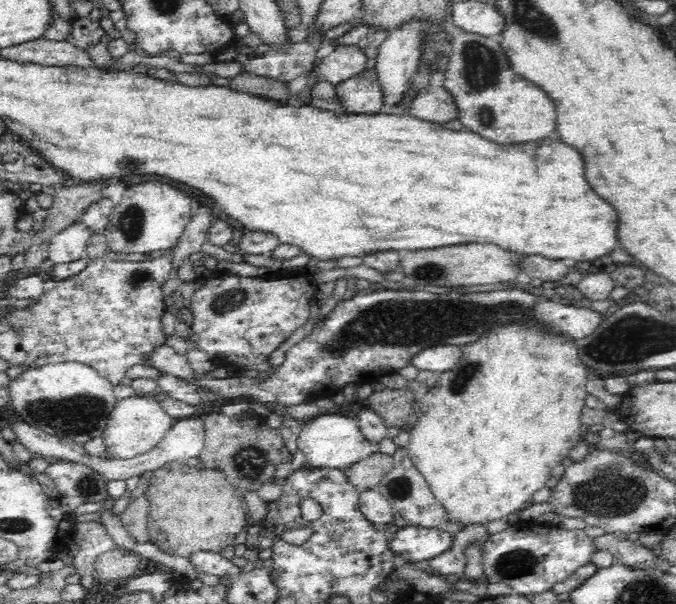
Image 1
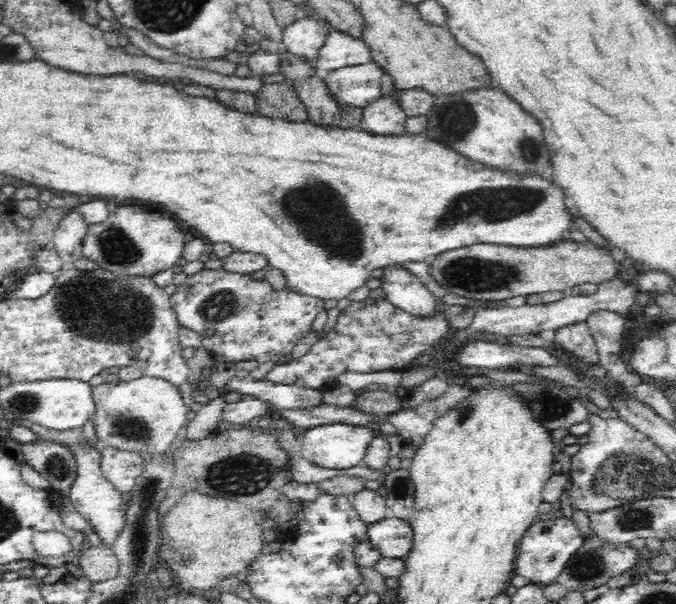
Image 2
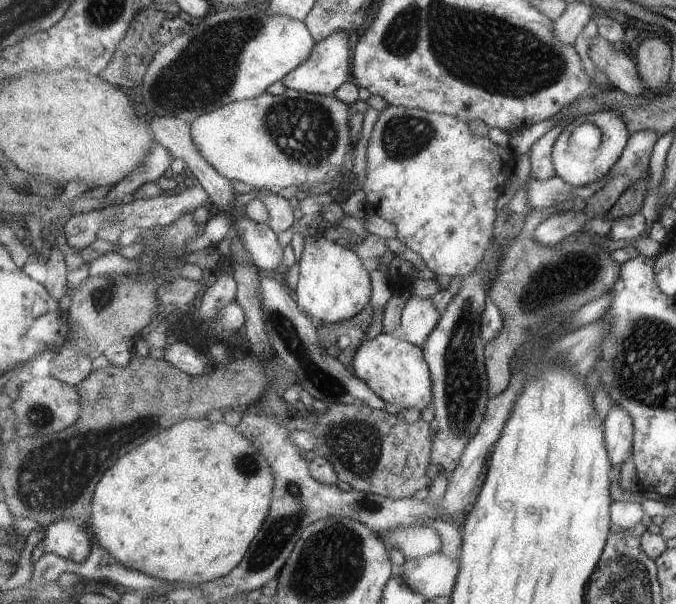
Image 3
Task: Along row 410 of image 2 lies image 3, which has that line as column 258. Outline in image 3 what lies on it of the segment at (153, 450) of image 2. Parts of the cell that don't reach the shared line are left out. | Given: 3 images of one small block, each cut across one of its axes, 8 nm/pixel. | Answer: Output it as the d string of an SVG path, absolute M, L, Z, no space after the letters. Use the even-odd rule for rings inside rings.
M289 88L280 96L265 92L257 98L233 102L213 110L213 113L195 122L193 138L201 154L225 178L257 189L267 188L279 195L285 186L324 184L342 175L341 169L347 162L347 153L354 150L355 146L349 138L349 114L349 104L337 96L320 96Z

